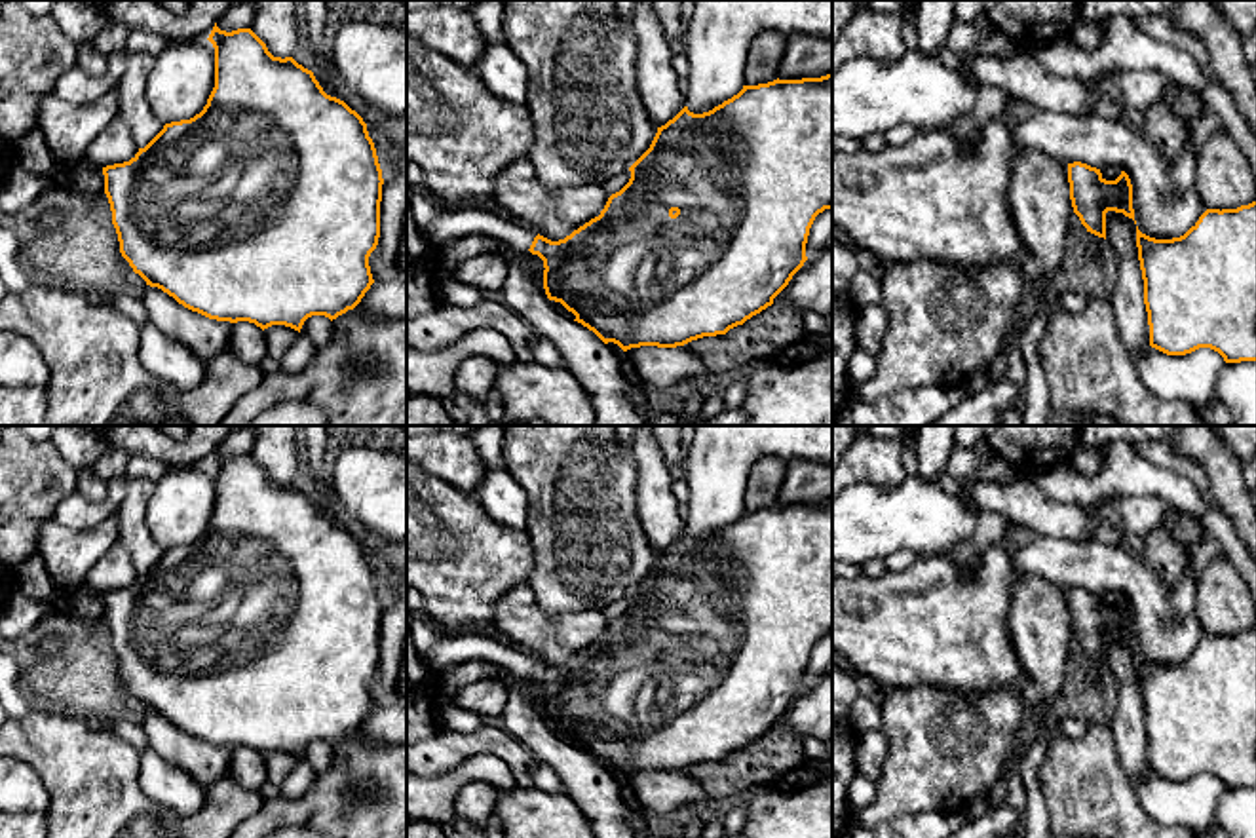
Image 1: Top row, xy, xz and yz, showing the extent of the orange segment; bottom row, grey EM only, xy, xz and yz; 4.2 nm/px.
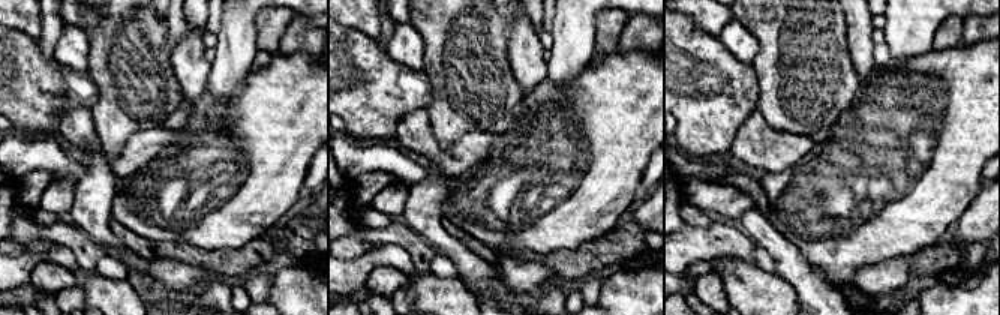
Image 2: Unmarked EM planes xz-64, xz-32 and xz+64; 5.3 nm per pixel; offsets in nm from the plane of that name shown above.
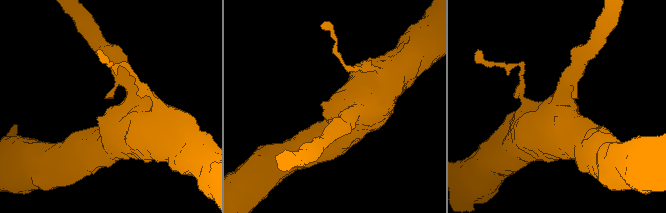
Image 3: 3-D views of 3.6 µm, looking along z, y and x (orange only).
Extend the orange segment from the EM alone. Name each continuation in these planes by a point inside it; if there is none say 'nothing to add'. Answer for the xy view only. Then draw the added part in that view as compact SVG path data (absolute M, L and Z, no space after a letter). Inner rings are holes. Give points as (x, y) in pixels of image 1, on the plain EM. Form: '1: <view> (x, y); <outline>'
nothing to add

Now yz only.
nothing to add

